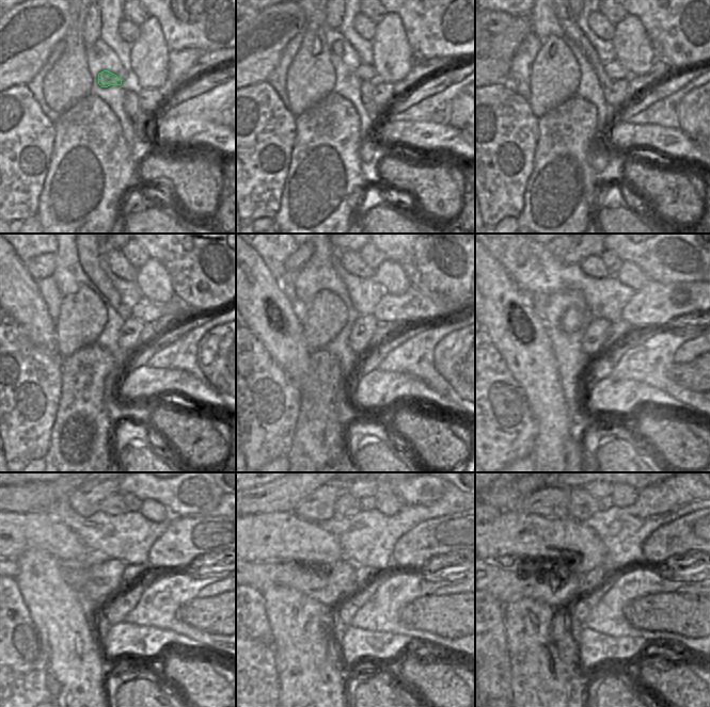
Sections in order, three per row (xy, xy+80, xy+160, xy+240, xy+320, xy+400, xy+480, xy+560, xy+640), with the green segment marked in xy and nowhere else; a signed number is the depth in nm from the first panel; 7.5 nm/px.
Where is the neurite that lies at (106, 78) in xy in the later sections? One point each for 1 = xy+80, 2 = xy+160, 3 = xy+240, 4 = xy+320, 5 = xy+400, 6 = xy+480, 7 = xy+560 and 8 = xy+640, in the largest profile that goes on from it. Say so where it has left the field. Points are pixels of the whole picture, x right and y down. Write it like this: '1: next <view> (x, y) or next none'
1: next xy+80 (366, 73)
2: next xy+160 (614, 70)
3: next xy+240 (145, 310)
4: next xy+320 (414, 306)
5: next xy+400 (657, 305)
6: next xy+480 (186, 540)
7: next xy+560 (453, 535)
8: next xy+640 (691, 535)

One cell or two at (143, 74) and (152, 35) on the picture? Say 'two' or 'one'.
one

